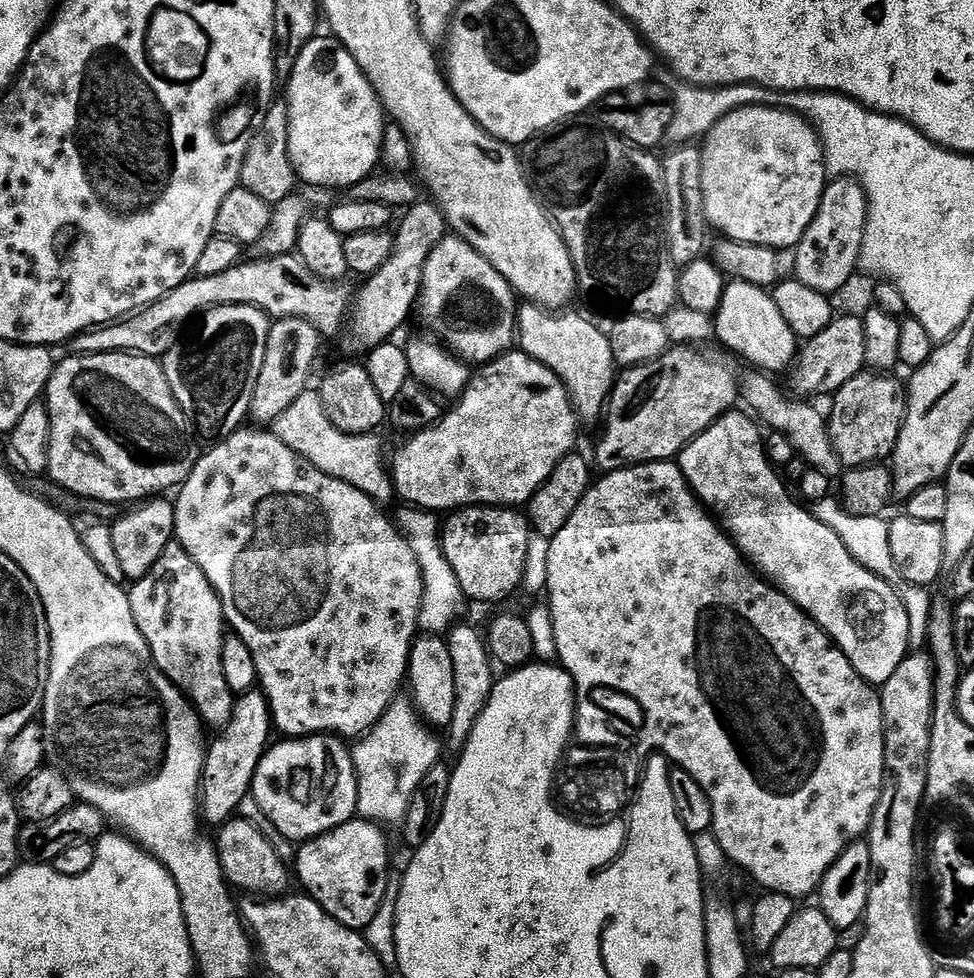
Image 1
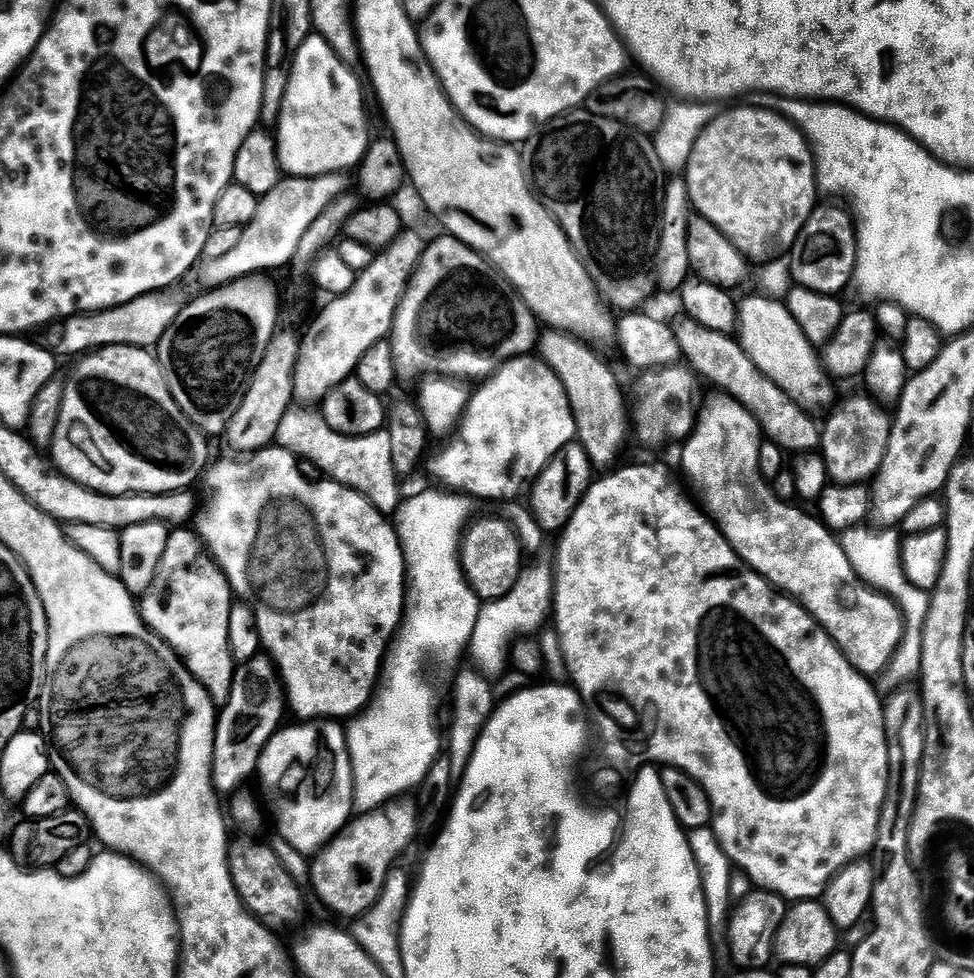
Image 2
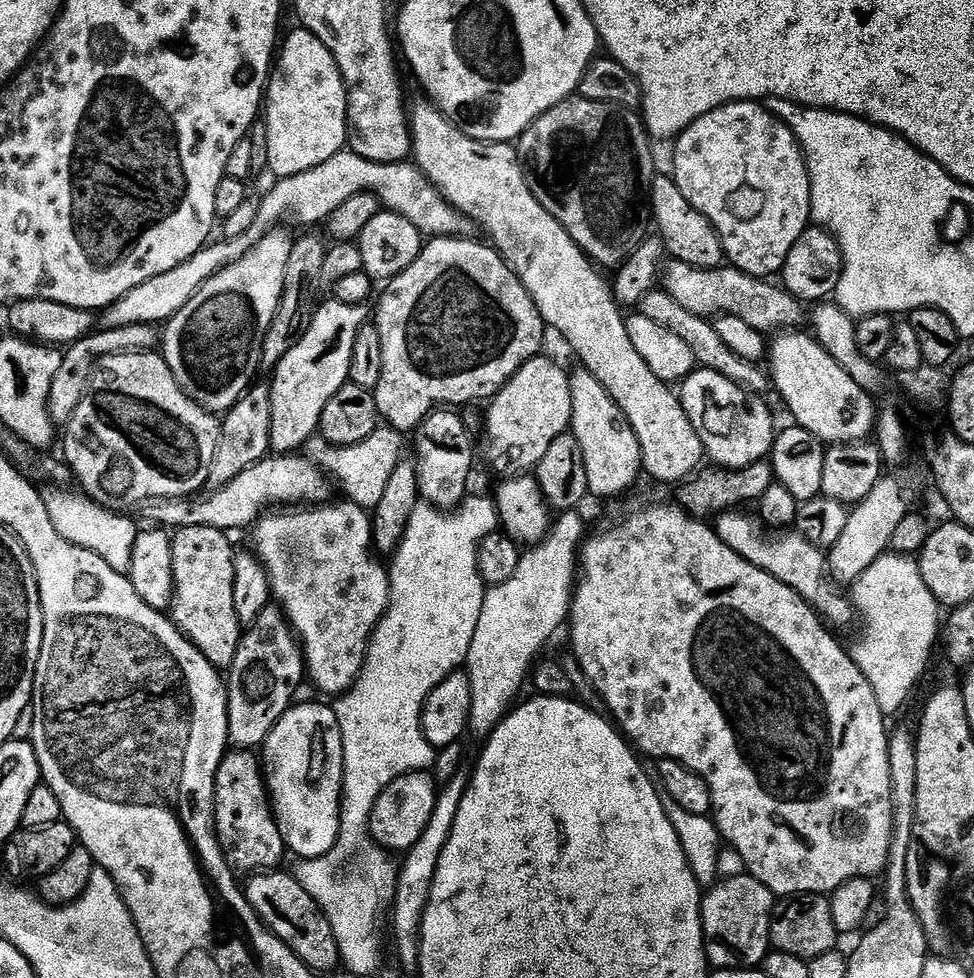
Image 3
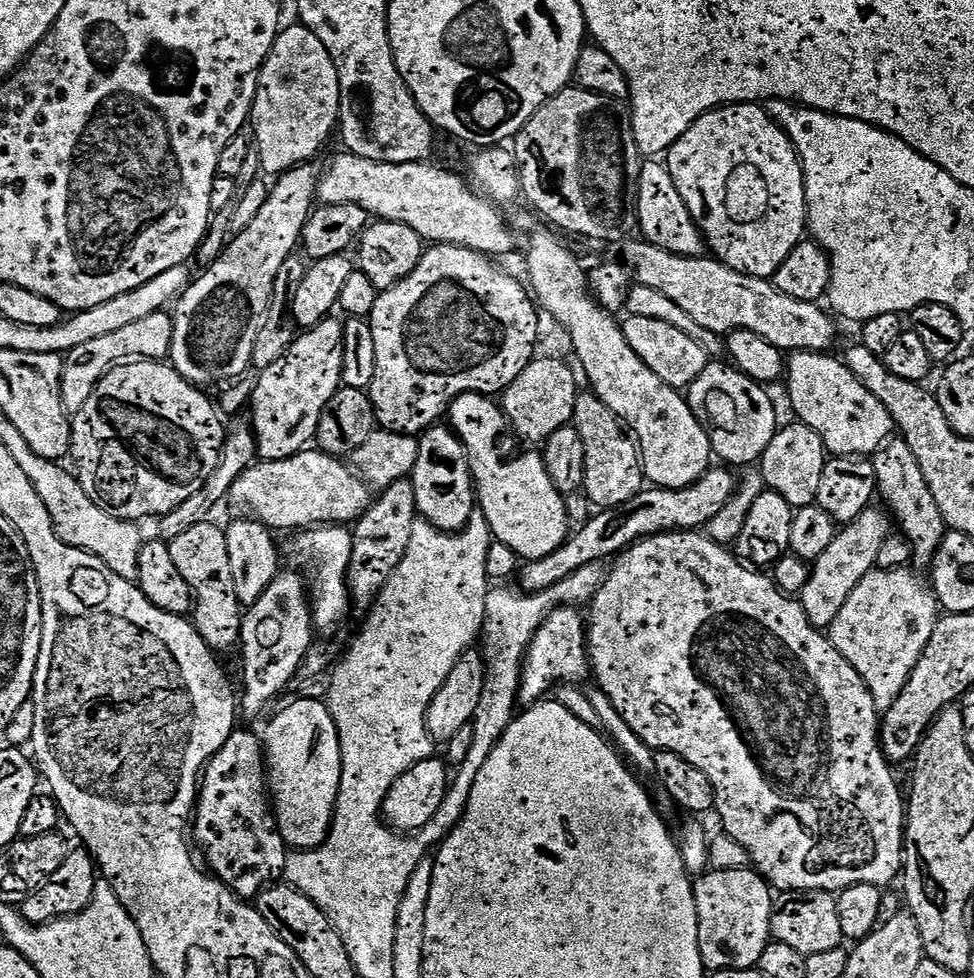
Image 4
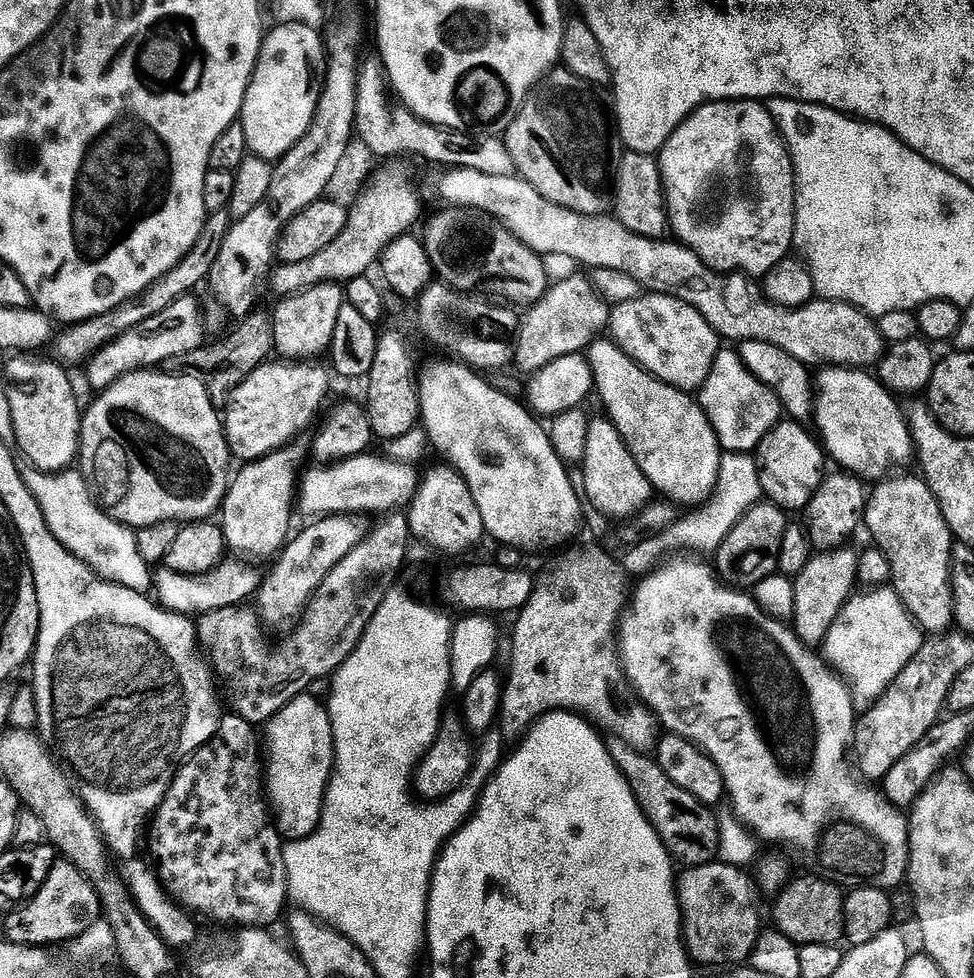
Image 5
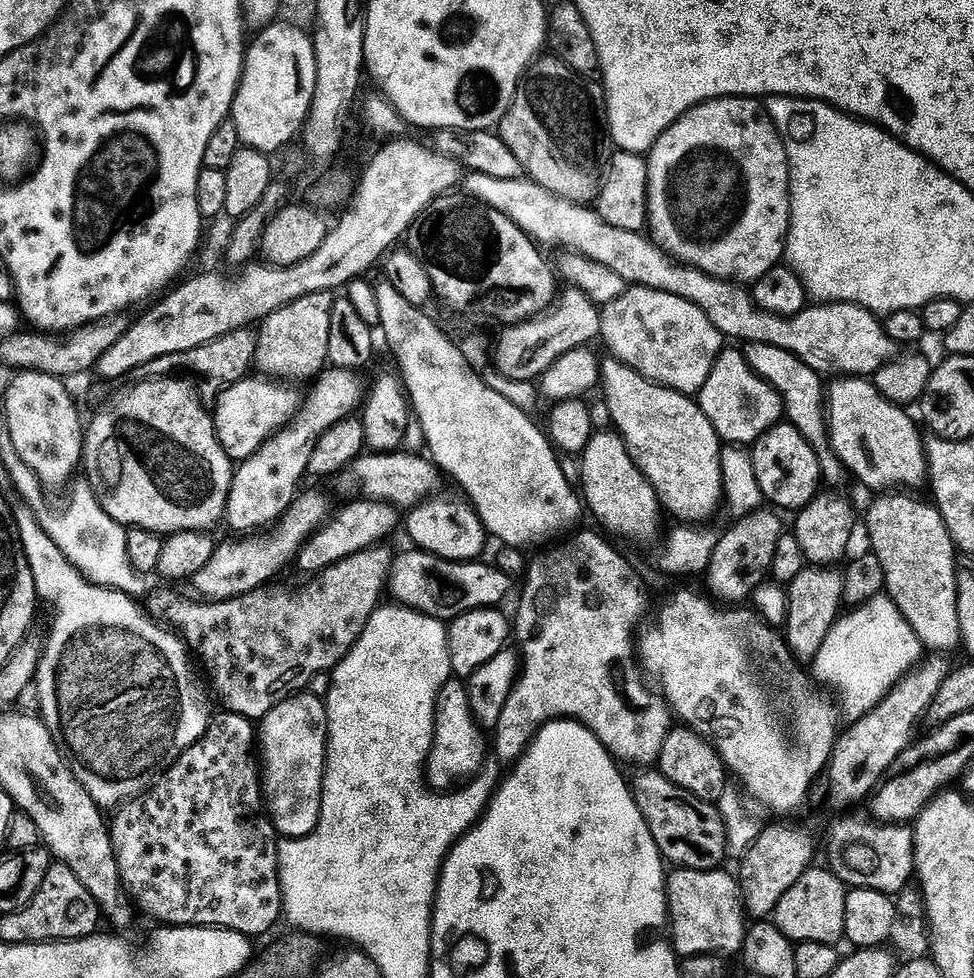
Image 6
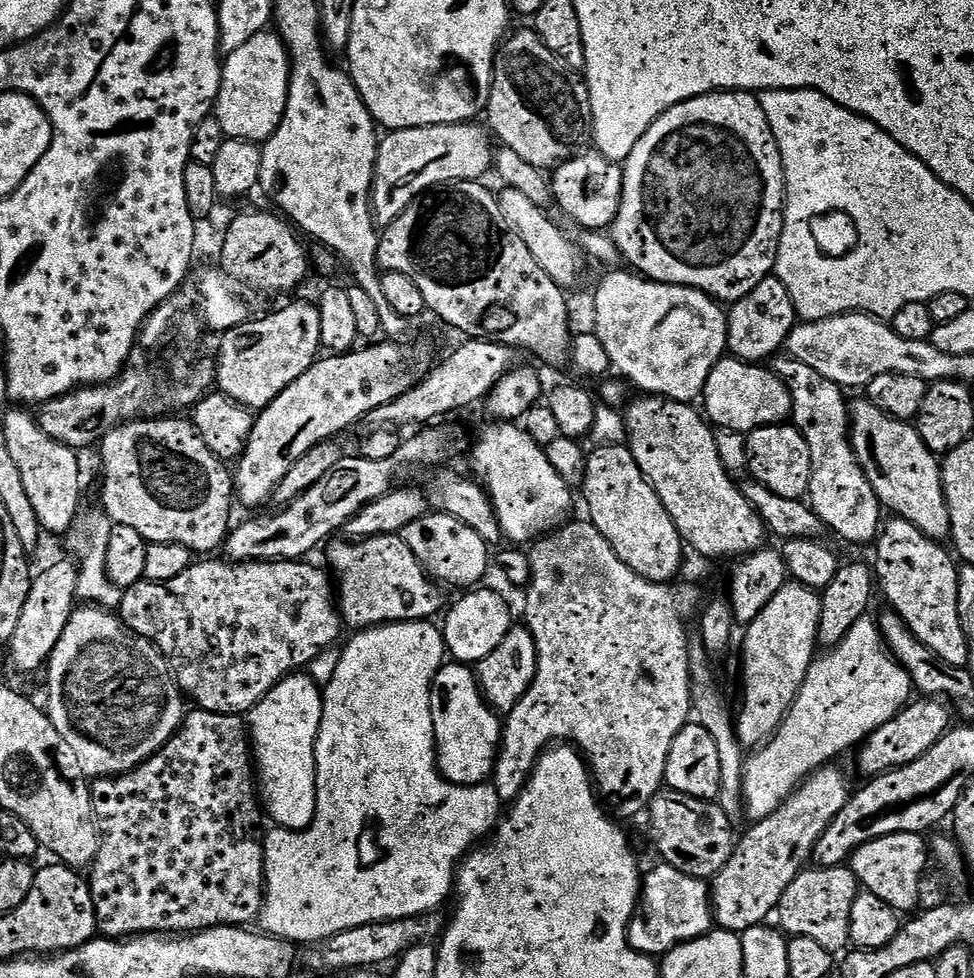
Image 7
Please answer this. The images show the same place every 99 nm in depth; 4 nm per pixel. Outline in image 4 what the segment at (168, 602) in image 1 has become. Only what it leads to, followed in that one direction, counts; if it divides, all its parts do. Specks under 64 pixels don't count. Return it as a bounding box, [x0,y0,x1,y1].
[167,523,242,653]

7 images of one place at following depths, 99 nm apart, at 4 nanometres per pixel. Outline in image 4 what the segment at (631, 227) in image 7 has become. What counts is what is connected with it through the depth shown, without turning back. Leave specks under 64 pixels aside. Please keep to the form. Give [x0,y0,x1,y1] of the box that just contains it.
[666,102,808,280]

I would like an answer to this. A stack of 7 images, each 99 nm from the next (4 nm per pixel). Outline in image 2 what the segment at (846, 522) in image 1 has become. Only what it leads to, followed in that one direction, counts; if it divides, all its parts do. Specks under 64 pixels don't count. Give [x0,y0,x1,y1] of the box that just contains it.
[842,526,929,690]

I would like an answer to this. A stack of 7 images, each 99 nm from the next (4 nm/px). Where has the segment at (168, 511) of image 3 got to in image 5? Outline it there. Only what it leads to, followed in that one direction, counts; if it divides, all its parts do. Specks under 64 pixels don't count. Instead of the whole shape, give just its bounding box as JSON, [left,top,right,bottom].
[298,454,418,518]

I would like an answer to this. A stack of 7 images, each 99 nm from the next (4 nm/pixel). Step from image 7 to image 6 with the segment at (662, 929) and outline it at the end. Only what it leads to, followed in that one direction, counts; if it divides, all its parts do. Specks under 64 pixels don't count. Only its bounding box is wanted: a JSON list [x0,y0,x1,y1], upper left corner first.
[666,867,746,958]

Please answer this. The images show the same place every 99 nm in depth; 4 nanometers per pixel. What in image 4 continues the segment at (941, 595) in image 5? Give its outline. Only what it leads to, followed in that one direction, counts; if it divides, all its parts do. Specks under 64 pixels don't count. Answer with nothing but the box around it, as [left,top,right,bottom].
[876,440,946,569]

